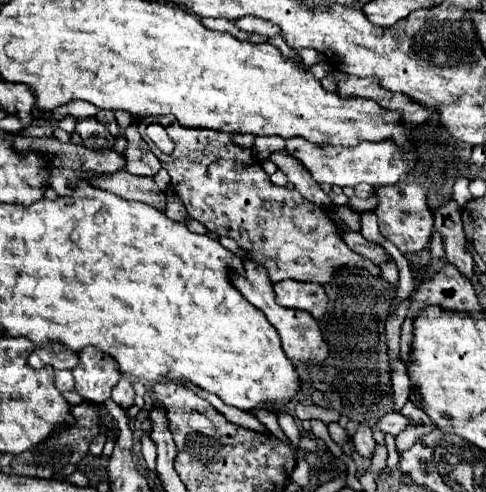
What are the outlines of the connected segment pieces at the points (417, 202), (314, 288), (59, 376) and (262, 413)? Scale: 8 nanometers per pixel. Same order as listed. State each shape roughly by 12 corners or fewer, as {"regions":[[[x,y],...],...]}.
{"regions":[[[402,181],[376,191],[382,237],[420,253],[434,227],[426,189]],[[286,279],[274,285],[282,307],[320,319],[328,307],[322,285]],[[56,371],[58,391],[72,391],[74,377],[70,371]],[[257,409],[257,418],[281,441],[289,439],[273,411]]]}

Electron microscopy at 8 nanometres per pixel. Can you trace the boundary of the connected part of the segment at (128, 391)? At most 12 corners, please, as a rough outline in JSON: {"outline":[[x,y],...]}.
{"outline":[[126,377],[112,389],[112,399],[124,409],[134,403],[134,389]]}

